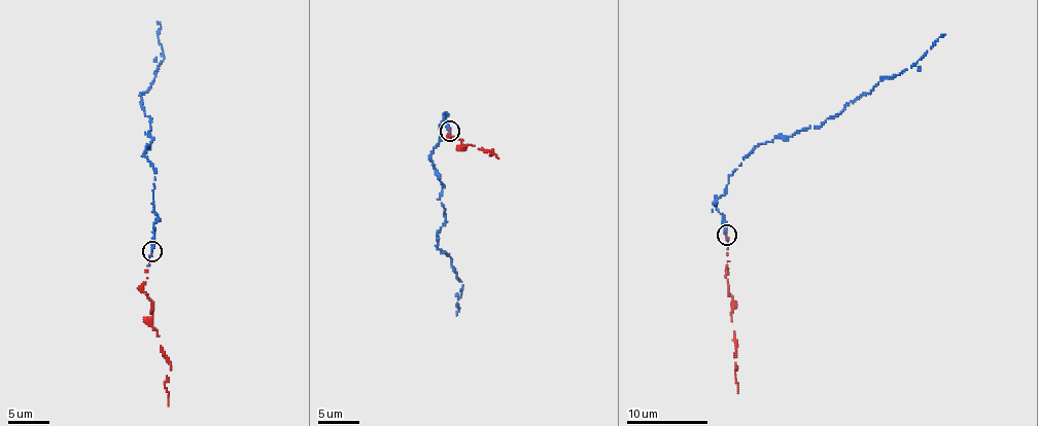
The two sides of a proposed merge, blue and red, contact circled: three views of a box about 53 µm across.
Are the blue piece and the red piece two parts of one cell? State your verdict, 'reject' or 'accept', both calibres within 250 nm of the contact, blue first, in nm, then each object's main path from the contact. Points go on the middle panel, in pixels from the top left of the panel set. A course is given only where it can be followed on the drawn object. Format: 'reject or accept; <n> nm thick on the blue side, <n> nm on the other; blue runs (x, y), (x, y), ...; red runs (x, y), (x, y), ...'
reject; 320 nm thick on the blue side, 140 nm on the other; blue runs (449, 131), (446, 115), (430, 160), (446, 214), (437, 240), (463, 285), (456, 315); red runs (449, 131), (449, 138), (459, 139), (466, 146), (492, 151), (490, 153), (498, 158)

